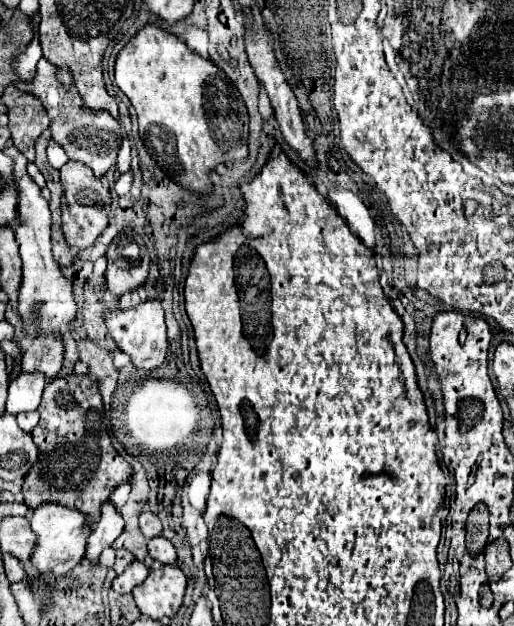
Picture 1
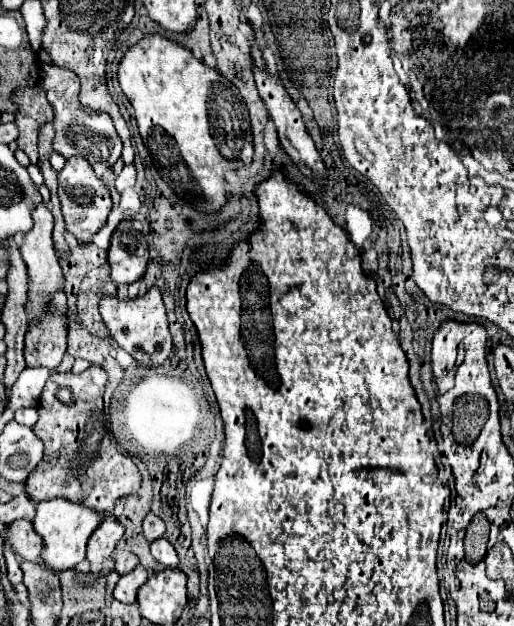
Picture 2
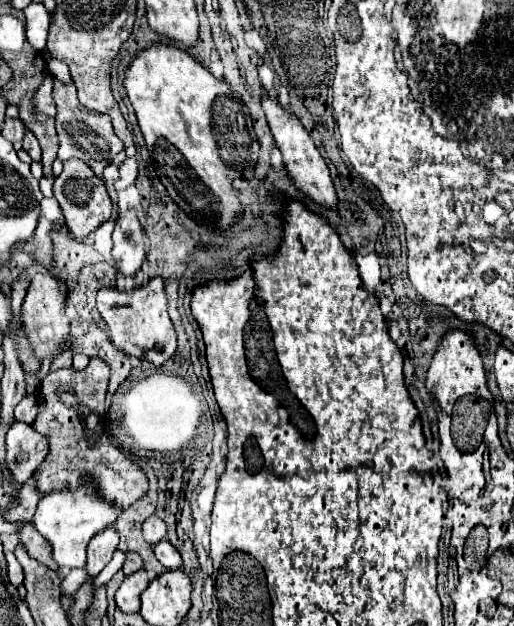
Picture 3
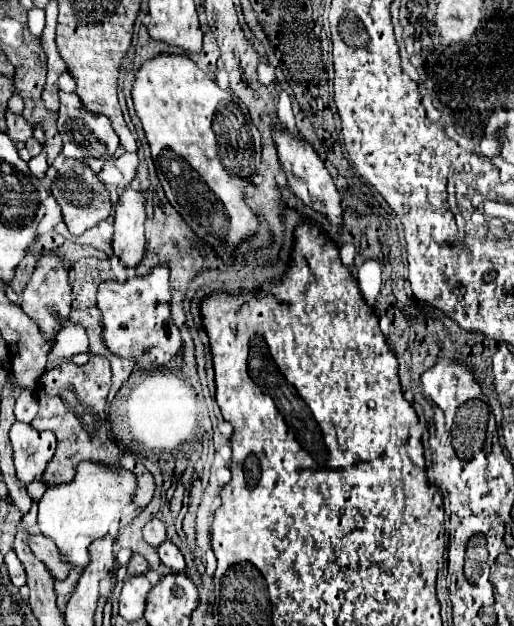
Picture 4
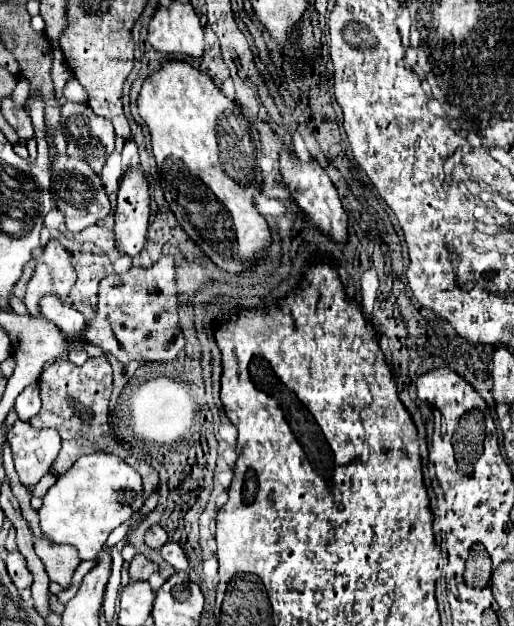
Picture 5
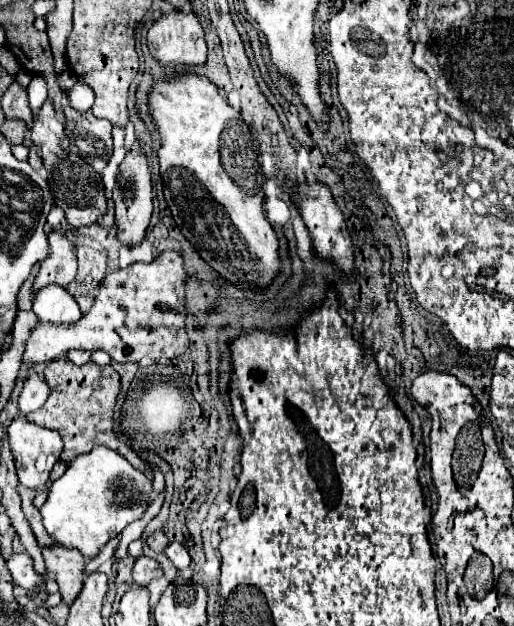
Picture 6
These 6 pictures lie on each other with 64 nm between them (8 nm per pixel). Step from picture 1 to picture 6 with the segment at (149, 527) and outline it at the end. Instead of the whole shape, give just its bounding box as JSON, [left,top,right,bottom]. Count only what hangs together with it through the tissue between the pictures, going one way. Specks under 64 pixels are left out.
[146,530,170,552]

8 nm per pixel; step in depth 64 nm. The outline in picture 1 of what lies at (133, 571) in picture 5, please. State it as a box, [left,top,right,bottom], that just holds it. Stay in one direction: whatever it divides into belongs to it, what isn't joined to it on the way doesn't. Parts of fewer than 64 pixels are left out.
[114,550,134,574]

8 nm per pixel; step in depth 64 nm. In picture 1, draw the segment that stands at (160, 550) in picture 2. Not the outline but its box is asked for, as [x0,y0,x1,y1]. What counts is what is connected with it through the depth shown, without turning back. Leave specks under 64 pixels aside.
[148,536,176,564]

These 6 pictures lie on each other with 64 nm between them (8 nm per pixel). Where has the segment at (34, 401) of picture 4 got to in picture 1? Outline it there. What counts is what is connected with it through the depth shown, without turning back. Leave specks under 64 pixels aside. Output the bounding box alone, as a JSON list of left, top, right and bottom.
[16,412,38,432]

